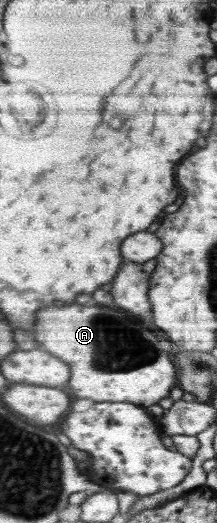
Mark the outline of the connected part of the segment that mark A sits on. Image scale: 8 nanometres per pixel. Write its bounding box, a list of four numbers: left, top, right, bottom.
[30,302,177,409]

